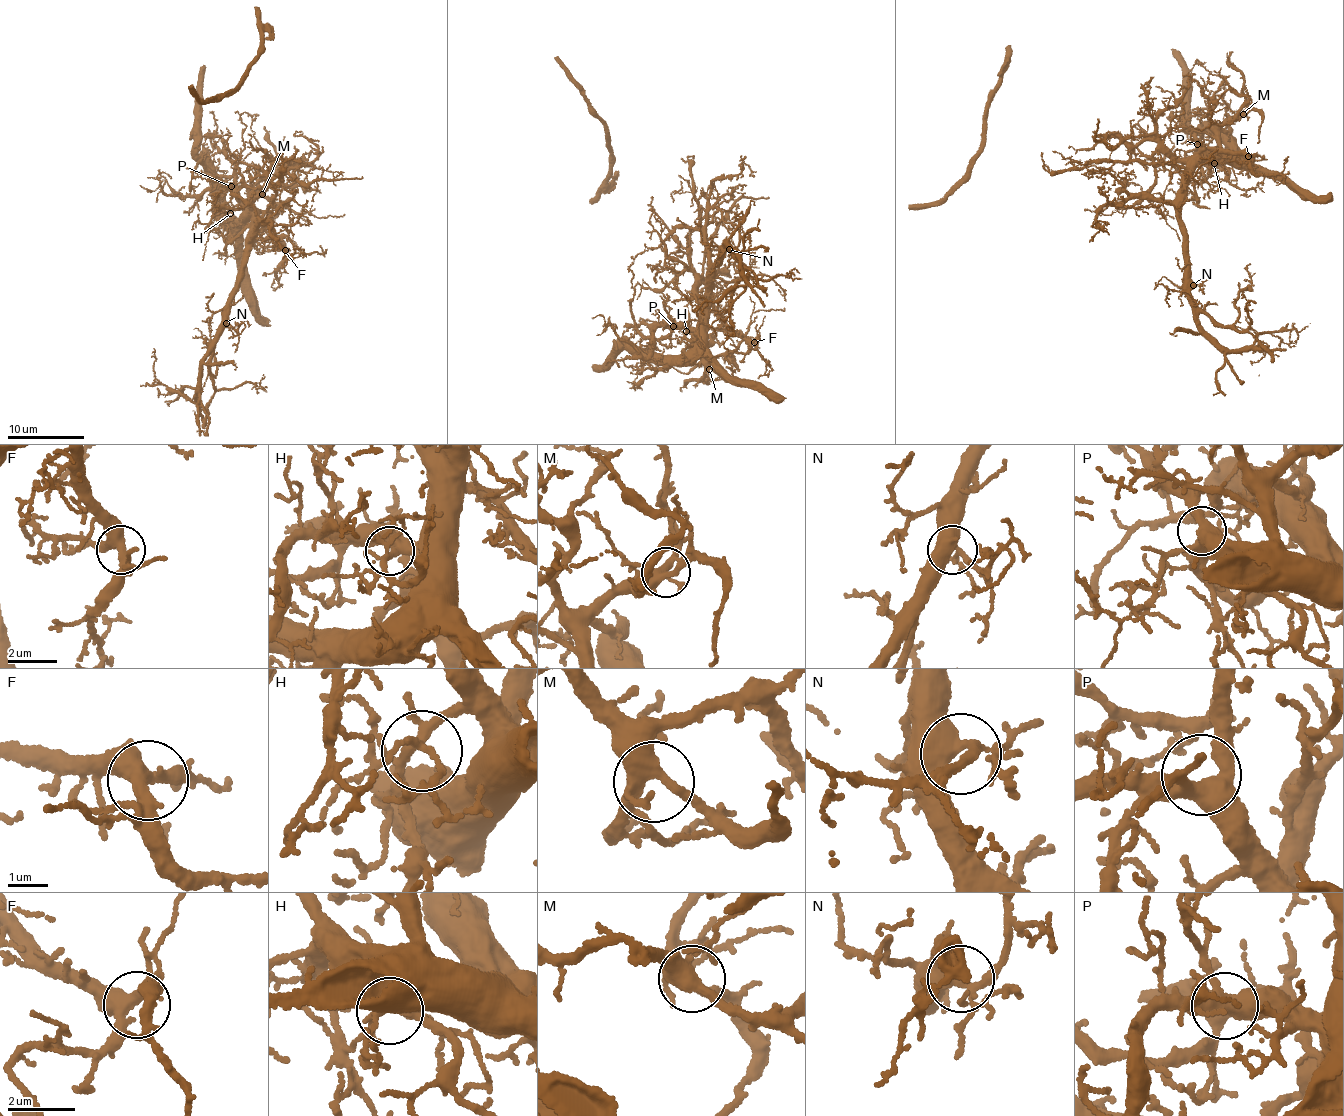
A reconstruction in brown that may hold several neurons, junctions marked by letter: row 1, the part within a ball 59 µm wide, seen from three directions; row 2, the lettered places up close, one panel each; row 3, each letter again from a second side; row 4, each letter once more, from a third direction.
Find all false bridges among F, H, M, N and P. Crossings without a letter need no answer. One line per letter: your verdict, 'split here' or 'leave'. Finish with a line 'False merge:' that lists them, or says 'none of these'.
F: leave
H: leave
M: leave
N: leave
P: leave
False merge: none of these

